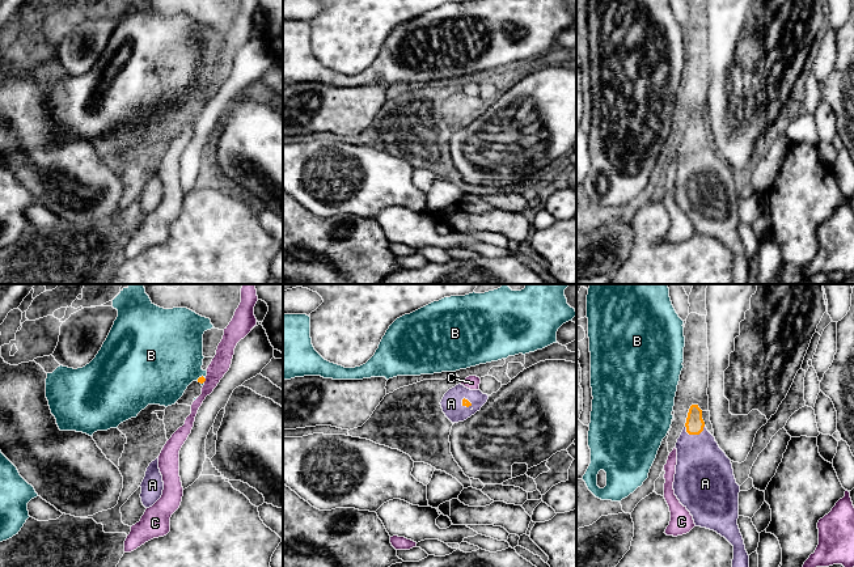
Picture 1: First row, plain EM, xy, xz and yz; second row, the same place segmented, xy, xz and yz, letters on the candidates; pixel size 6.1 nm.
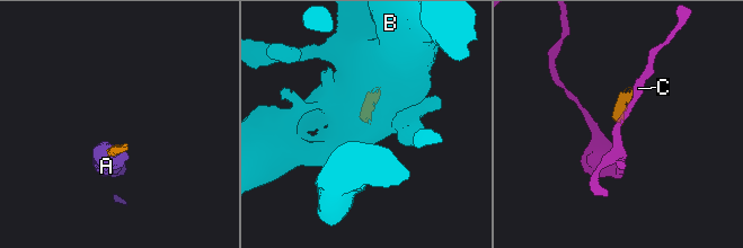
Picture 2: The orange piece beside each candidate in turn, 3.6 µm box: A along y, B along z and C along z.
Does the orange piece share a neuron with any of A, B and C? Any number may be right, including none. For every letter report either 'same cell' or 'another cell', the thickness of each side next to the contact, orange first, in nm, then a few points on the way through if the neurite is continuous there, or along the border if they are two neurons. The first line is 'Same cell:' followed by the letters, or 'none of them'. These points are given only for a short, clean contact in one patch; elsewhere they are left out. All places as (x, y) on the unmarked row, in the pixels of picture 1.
Same cell: A
A: same cell; 120 nm thick on the orange side, 360 nm on the other; runs through yz (694, 131), (696, 140), (704, 180)
B: another cell; 40 nm thick on the orange side, 440 nm on the other; border along xy (204, 84), (201, 83), (197, 87)
C: another cell; 40 nm thick on the orange side, 120 nm on the other; border along xy (206, 85), (203, 88)

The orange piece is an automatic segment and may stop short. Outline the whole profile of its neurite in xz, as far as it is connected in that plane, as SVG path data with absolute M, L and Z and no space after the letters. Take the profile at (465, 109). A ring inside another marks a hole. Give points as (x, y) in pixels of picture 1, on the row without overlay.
M458 90L444 101L440 111L445 123L452 130L458 130L479 118L487 106L489 102L481 97L470 97Z

